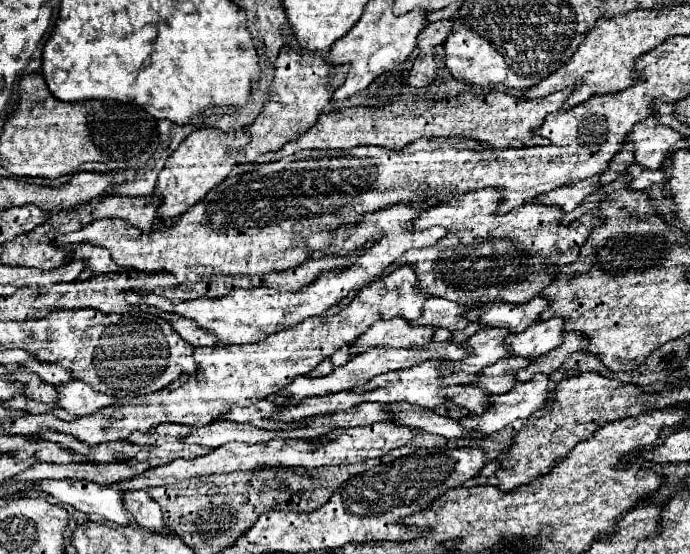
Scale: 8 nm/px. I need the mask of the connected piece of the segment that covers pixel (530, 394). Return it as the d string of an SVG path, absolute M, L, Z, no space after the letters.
M535 374L531 380L517 384L513 390L497 396L493 412L485 416L465 416L461 424L467 430L479 430L483 436L489 436L513 420L529 418L533 412L545 408L549 400L549 374Z

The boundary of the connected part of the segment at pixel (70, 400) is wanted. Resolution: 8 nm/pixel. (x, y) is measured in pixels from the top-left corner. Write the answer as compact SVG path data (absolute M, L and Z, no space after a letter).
M73 380L65 386L61 386L61 408L65 408L69 414L73 416L89 416L93 412L97 412L99 408L105 406L105 402L111 402L111 396L93 392L85 382L81 380Z

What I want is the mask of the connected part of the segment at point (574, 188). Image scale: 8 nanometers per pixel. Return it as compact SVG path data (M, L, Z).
M601 174L591 176L589 180L581 180L575 184L567 184L563 188L557 188L555 192L549 192L545 196L539 196L535 202L543 202L543 204L555 204L561 206L565 212L575 210L587 196L591 196L597 190L597 182L599 182Z

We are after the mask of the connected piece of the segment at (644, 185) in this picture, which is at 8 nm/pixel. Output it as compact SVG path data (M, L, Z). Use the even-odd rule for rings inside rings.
M631 164L627 168L627 172L633 176L633 180L629 184L631 190L647 190L651 184L665 180L663 170L649 170L649 168L643 168L643 166L637 166L637 164Z

